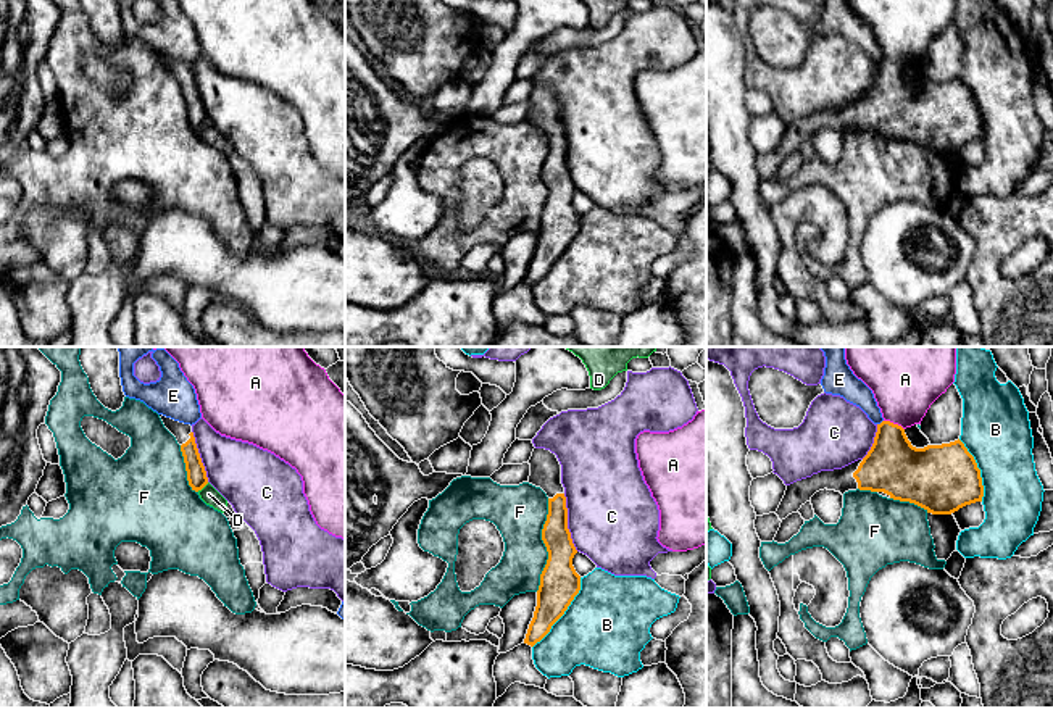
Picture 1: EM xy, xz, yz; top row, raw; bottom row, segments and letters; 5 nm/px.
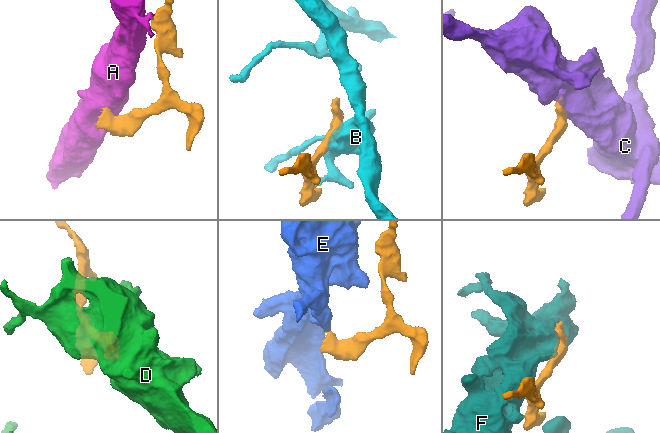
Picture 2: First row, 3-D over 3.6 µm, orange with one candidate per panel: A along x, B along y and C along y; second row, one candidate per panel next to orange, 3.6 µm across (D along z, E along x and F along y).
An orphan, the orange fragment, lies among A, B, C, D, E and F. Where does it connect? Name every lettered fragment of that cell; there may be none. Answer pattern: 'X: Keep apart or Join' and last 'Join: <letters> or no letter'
A: Keep apart
B: Keep apart
C: Keep apart
D: Join
E: Keep apart
F: Keep apart
Join: D

